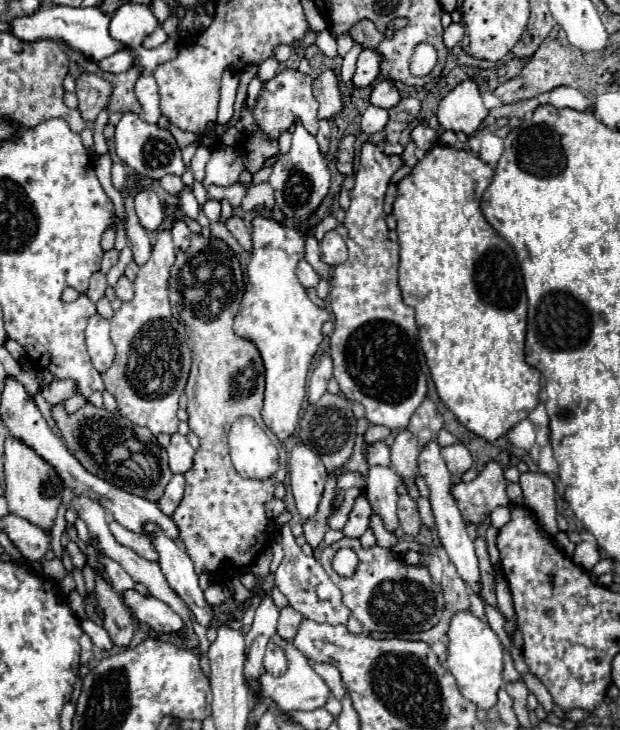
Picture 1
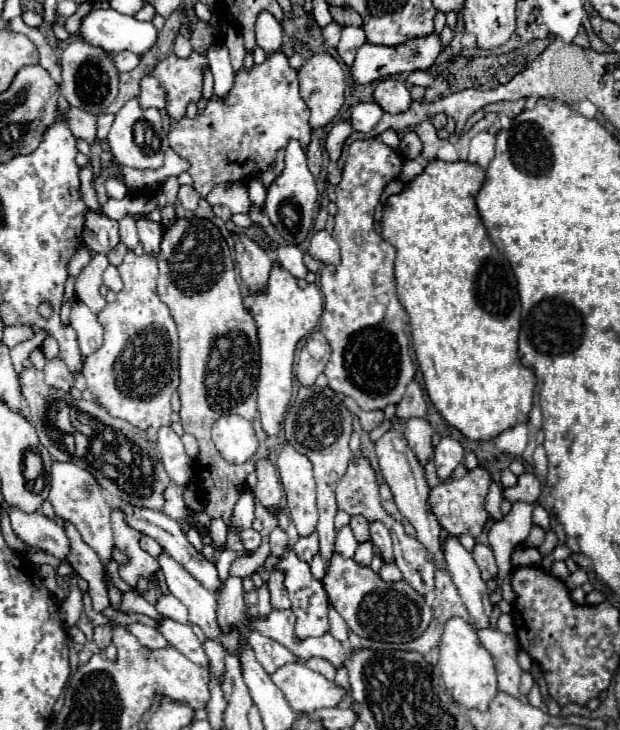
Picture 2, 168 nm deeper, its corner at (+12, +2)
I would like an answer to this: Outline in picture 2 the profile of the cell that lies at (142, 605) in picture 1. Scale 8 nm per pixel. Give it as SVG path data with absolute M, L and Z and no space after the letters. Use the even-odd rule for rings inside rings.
M160 617L156 623L158 623L158 631L166 637L166 641L174 649L178 649L182 655L186 655L190 661L194 661L194 663L198 663L202 667L208 665L202 643L198 641L198 637L194 635L190 625L182 625L182 623L172 621L168 617Z

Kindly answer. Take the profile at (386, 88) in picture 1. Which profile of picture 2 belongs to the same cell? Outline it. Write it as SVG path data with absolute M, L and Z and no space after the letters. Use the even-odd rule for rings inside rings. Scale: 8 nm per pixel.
M382 79L374 89L374 101L388 113L402 113L410 105L410 93L396 79Z

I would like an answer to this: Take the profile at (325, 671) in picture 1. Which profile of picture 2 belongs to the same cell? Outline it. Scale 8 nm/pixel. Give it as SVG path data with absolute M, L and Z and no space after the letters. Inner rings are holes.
M320 657L308 659L308 661L306 661L306 667L310 667L312 671L316 671L316 673L320 673L320 675L324 675L328 681L332 681L334 675L336 675L336 669L334 669L328 661L324 661L324 659L320 659Z

